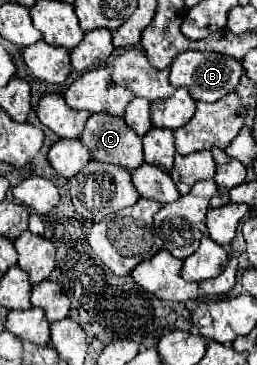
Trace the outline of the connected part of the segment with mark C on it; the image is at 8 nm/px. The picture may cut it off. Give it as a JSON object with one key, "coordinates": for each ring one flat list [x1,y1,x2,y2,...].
{"coordinates":[[108,113,90,115,80,141,88,145,96,161,114,163,128,171,134,171,144,163,142,139,124,123,122,117]]}

